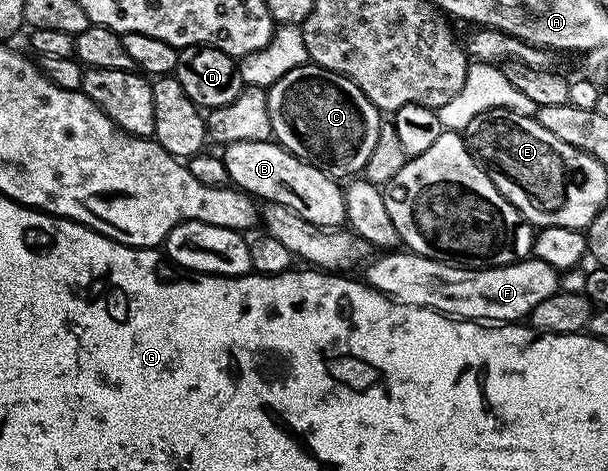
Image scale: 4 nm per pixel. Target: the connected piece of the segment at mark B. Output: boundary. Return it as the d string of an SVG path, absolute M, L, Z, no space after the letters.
M238 141L223 148L222 158L229 180L239 190L260 201L277 203L313 225L336 229L346 220L344 187L322 169L292 155L275 141Z

